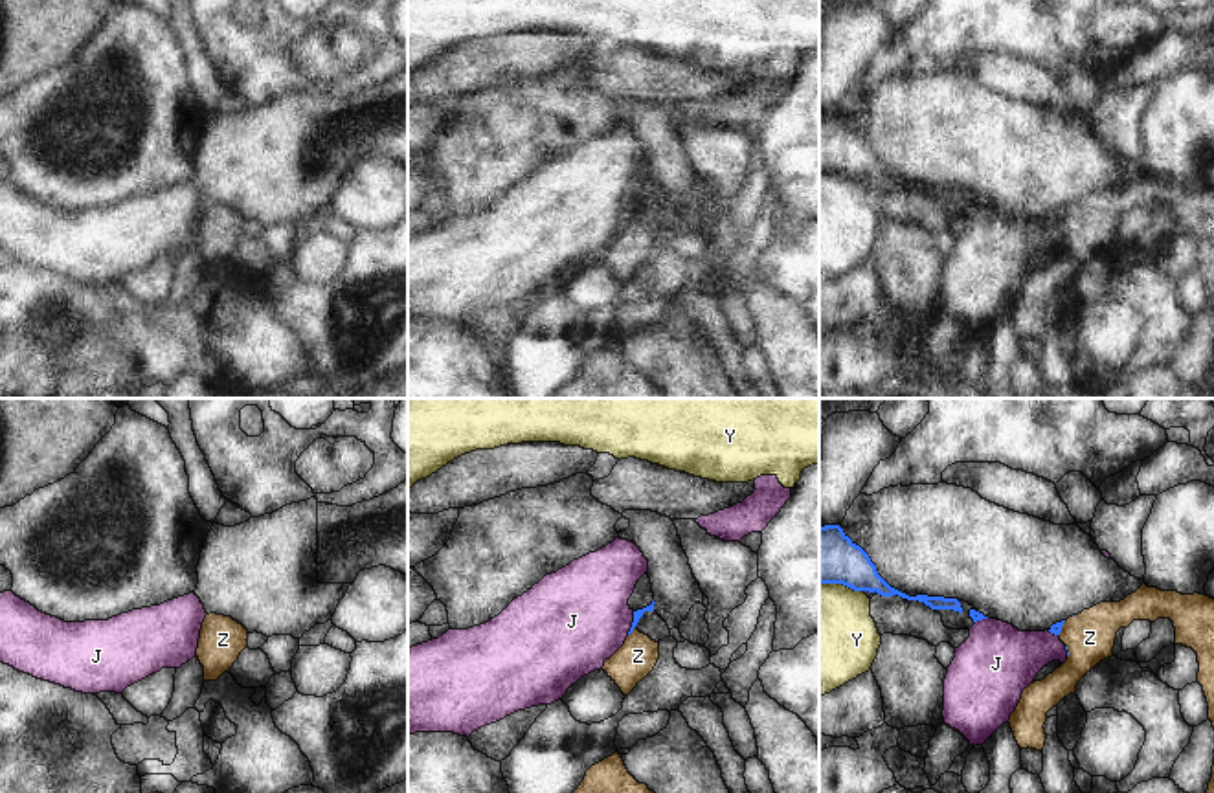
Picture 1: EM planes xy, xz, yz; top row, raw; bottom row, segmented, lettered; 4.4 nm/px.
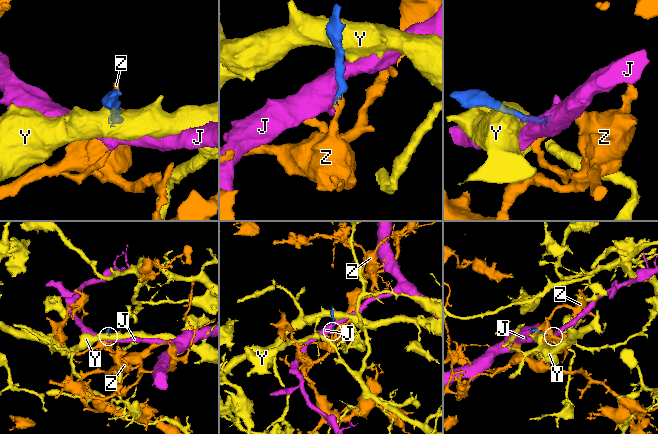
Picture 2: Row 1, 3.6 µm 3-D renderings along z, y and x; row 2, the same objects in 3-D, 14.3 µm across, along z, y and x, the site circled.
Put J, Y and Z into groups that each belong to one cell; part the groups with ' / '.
J / Y / Z

